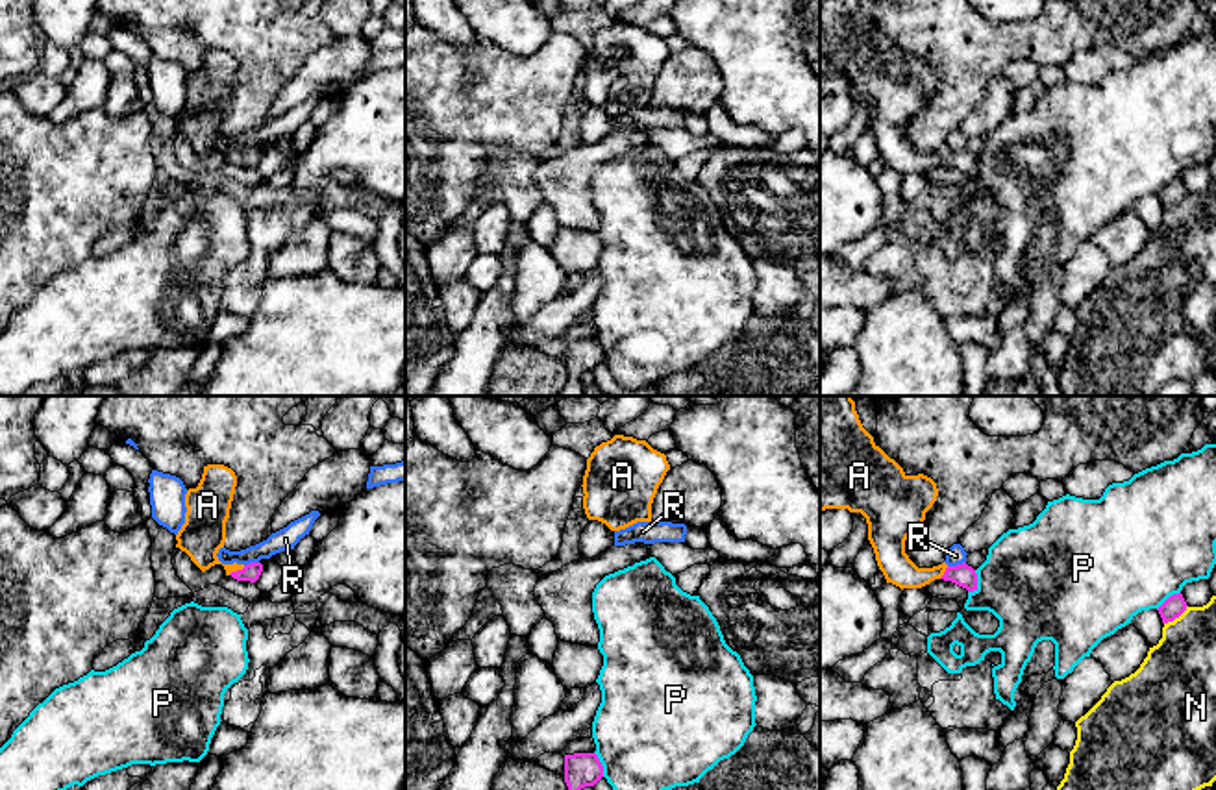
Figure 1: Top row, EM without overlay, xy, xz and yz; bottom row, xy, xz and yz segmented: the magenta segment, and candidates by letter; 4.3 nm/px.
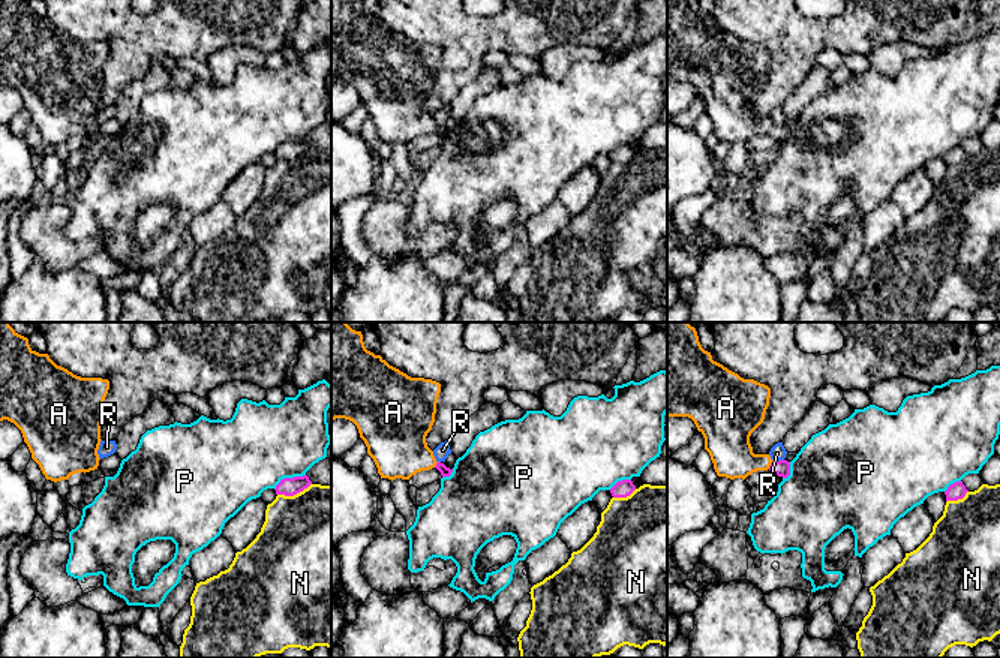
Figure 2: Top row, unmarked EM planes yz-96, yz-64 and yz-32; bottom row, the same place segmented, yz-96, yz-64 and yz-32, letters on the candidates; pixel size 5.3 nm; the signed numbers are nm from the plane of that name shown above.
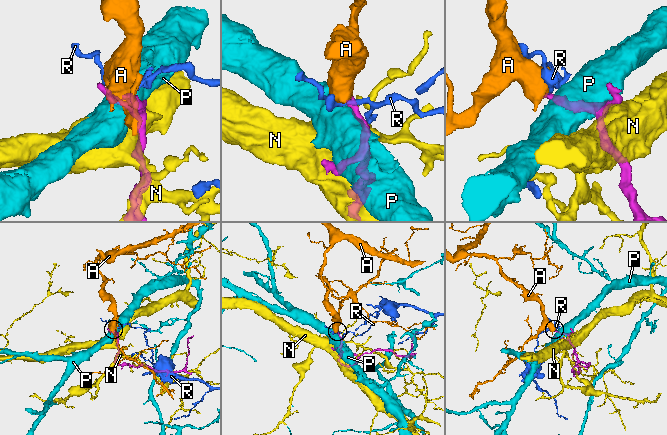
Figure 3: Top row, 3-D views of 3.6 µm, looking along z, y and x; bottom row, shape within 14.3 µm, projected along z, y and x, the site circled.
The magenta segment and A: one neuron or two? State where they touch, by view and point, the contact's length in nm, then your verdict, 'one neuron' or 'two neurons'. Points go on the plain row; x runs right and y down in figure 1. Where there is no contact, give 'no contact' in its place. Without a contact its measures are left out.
contact xy (237, 156); length 90 nm; one neuron

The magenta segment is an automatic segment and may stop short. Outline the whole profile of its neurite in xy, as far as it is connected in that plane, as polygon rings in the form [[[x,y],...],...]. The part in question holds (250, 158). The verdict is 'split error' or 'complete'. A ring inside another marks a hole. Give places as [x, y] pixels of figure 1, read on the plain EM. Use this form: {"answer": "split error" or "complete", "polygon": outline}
{"answer": "split error", "polygon": [[[250,148],[250,150],[222,150],[226,155],[226,161],[231,161],[237,167],[250,167],[255,168],[263,157],[263,150],[261,148]]]}

